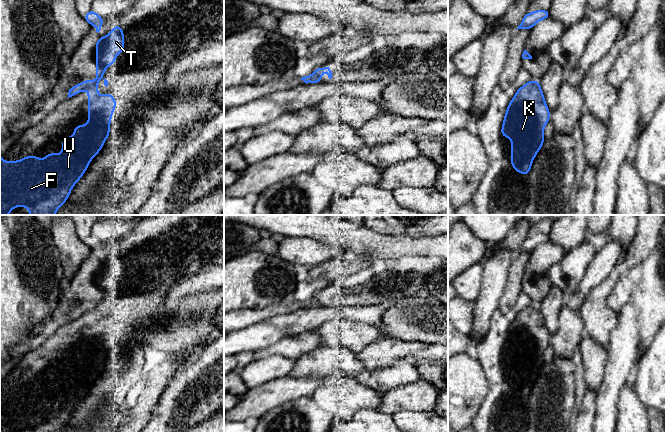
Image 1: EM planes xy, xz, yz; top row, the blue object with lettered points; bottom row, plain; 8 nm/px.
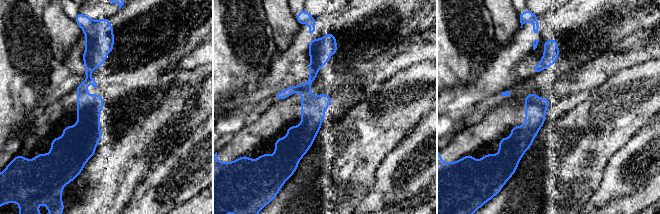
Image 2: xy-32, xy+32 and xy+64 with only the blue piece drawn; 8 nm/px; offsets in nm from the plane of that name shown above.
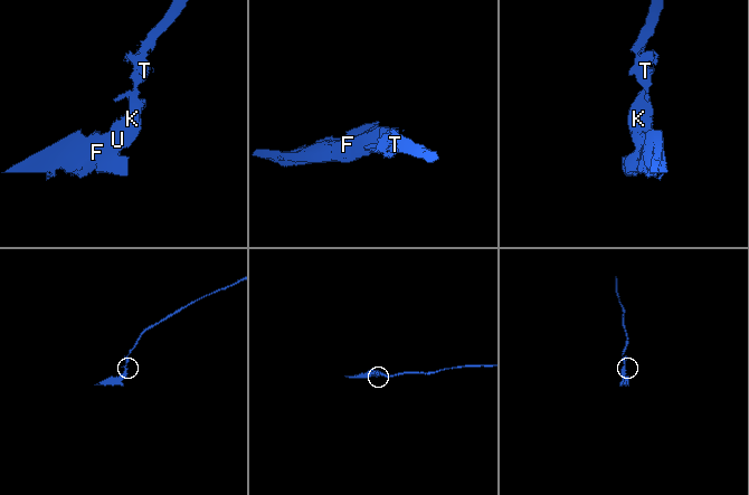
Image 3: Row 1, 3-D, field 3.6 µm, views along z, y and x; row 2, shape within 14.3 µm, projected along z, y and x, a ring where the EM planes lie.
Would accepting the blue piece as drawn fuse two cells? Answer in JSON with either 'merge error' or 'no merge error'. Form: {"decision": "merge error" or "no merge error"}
{"decision": "merge error"}

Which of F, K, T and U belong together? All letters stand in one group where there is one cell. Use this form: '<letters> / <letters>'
F K U / T

